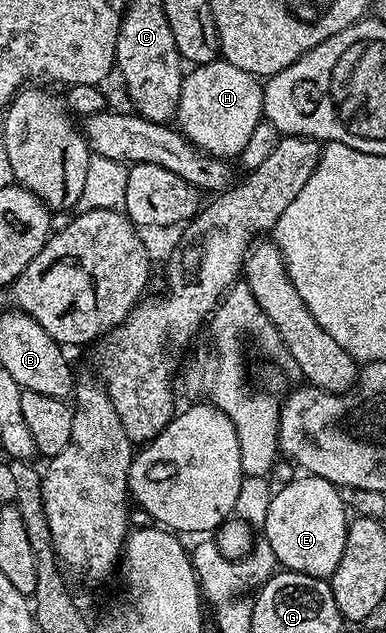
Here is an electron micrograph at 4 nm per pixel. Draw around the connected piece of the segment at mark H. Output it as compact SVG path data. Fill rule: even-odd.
M223 58L209 64L197 64L191 71L181 82L181 98L174 117L179 131L194 147L211 156L239 157L246 142L250 142L250 134L254 134L254 126L262 123L264 89L261 81Z

